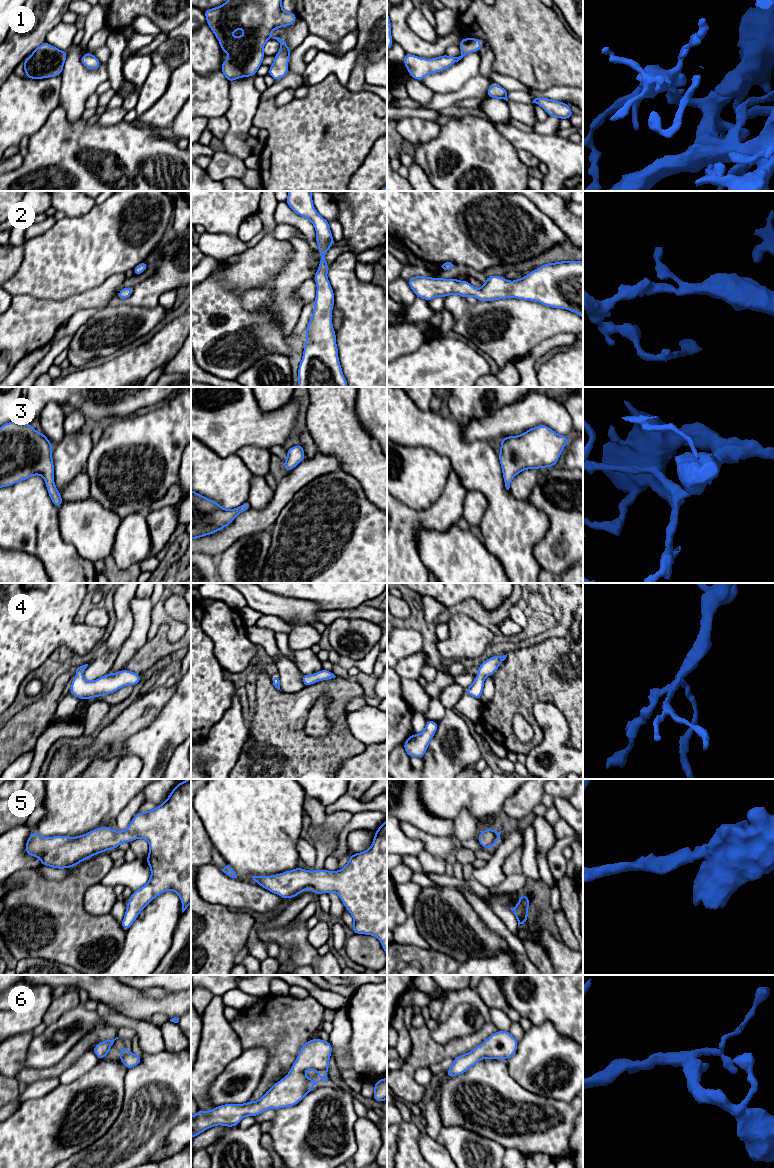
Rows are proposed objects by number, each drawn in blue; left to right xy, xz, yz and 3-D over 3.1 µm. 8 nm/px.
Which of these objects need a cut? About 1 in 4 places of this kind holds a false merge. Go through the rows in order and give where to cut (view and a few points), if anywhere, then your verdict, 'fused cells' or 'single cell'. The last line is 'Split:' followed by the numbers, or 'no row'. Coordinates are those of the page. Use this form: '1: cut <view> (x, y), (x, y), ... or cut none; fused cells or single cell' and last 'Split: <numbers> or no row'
1: cut none; single cell
2: cut none; single cell
3: cut none; single cell
4: cut none; single cell
5: cut none; single cell
6: cut none; single cell
Split: no row

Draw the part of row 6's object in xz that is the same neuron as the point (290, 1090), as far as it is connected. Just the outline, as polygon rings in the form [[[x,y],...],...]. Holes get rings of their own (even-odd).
[[[322,1039],[307,1041],[301,1047],[290,1072],[275,1083],[261,1099],[245,1104],[228,1103],[211,1111],[199,1109],[197,1114],[191,1116],[191,1138],[216,1125],[234,1127],[245,1116],[255,1117],[271,1108],[280,1109],[296,1105],[319,1082],[307,1077],[304,1074],[305,1070],[315,1070],[319,1077],[328,1083],[327,1071],[332,1051],[329,1041]]]

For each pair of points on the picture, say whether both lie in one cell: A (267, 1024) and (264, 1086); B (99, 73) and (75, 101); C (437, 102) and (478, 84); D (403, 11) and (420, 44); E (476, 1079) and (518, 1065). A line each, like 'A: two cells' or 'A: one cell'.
A: one cell
B: one cell
C: one cell
D: one cell
E: two cells

